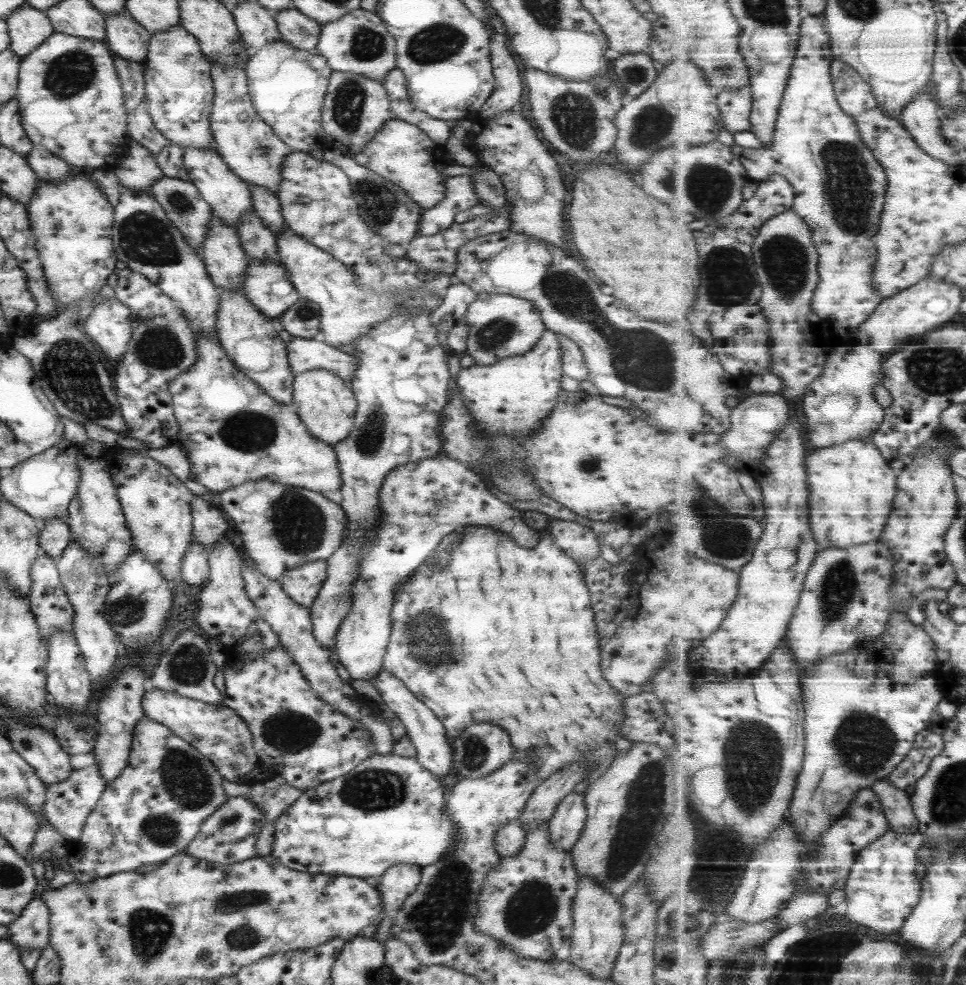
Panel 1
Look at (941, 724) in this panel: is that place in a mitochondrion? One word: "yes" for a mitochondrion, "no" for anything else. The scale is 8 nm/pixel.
no

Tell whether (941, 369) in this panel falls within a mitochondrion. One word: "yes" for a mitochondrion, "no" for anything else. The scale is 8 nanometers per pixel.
yes

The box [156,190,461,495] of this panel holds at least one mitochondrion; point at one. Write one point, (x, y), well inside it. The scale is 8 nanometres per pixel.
(246, 431)

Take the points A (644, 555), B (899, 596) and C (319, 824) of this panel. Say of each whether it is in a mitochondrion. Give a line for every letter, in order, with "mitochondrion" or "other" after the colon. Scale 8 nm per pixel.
A: other
B: other
C: other

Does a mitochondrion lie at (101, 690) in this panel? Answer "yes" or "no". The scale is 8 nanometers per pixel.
no

